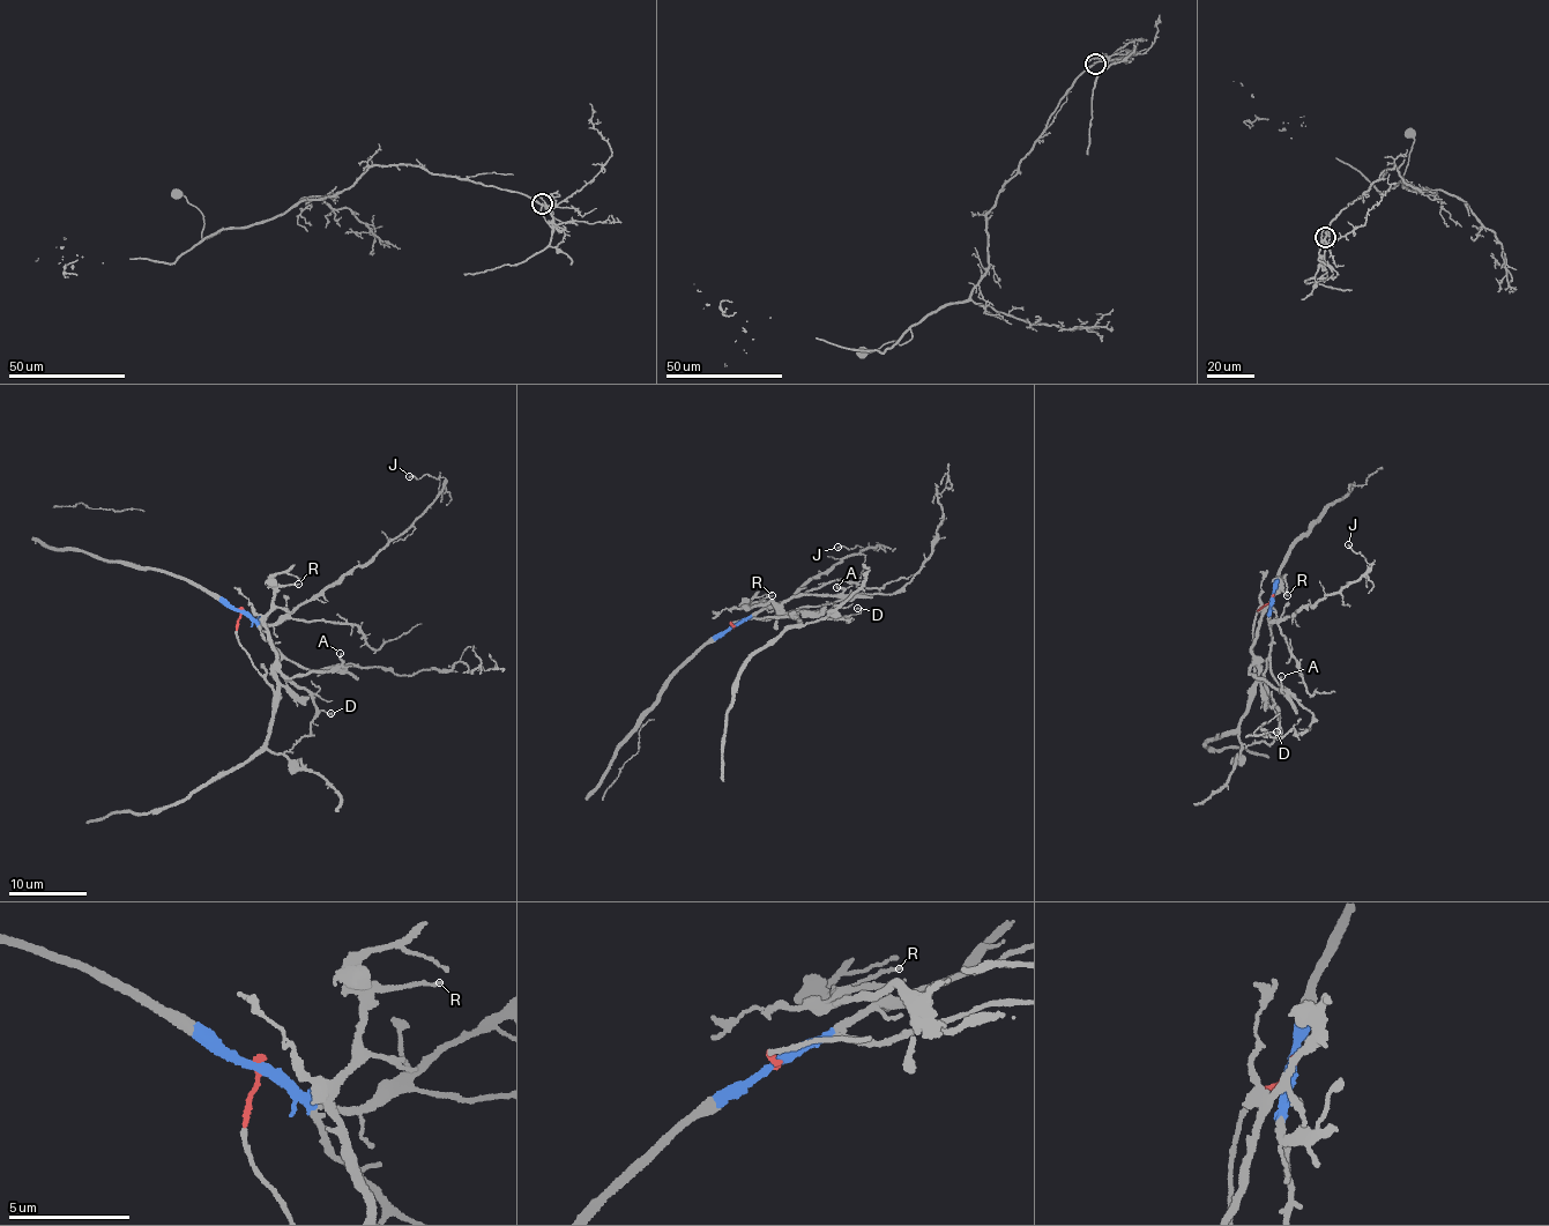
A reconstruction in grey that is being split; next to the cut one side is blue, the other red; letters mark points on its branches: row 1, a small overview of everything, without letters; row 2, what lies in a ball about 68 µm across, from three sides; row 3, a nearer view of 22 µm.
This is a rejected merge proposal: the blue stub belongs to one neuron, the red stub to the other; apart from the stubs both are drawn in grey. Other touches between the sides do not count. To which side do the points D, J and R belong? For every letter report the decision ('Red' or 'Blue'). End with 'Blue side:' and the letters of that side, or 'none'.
D: Blue
J: Blue
R: Red
Blue side: D, J

